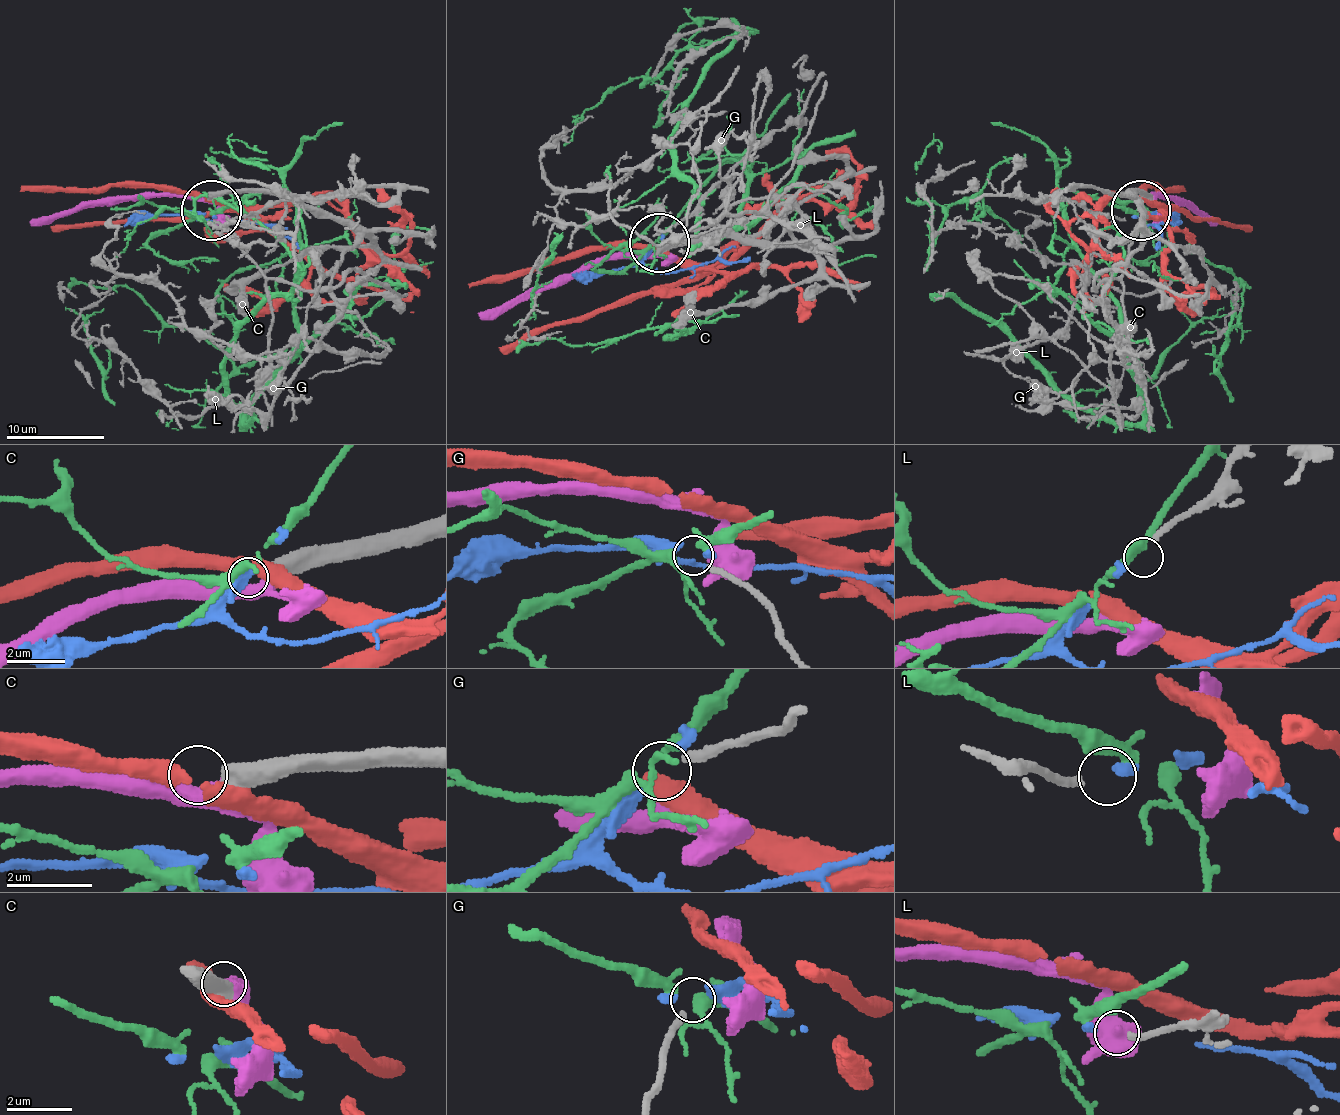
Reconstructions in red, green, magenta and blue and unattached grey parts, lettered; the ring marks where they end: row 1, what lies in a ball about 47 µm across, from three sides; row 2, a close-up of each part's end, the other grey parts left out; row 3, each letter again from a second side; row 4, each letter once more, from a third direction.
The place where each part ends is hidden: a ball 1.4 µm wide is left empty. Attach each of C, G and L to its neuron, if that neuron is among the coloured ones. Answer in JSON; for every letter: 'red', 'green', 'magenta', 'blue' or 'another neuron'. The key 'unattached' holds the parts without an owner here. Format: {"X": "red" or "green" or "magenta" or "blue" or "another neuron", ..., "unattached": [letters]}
{"C": "magenta", "G": "another neuron", "L": "blue", "unattached": ["G"]}

